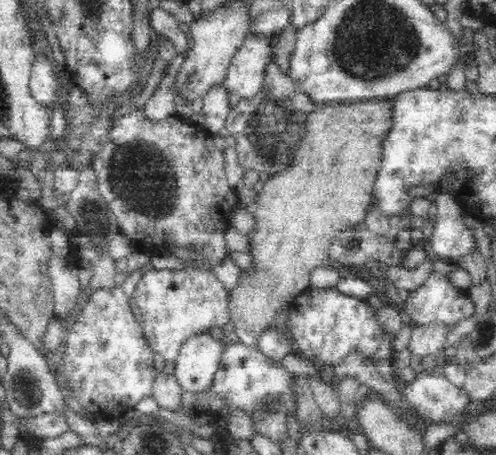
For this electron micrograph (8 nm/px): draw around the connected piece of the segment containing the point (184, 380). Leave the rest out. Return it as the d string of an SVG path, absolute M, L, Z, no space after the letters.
M207 332L186 339L173 358L175 380L182 393L200 395L210 385L224 346Z

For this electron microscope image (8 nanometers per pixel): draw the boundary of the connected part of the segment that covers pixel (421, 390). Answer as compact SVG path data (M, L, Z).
M435 365L416 375L404 392L407 402L414 408L414 416L431 417L435 422L450 419L468 402L468 394L452 384Z

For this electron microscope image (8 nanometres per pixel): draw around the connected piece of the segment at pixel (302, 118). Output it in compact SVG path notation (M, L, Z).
M268 85L252 98L240 98L229 110L225 127L235 138L234 150L238 167L243 171L256 170L263 179L270 178L293 165L293 156L309 134L309 114L296 106L293 94L274 96Z

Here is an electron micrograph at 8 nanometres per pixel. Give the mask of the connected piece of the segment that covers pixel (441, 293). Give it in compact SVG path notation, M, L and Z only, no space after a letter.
M432 272L430 278L420 287L408 288L408 298L405 303L410 324L426 330L430 327L442 327L442 333L447 334L458 324L469 322L470 317L474 317L475 308L468 295L468 289L454 286L448 280L448 276Z

